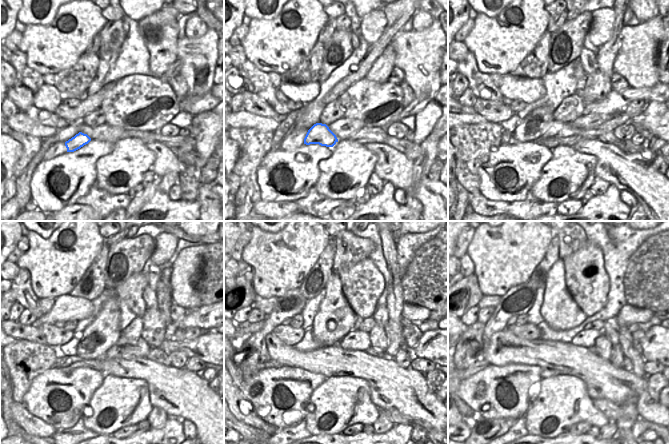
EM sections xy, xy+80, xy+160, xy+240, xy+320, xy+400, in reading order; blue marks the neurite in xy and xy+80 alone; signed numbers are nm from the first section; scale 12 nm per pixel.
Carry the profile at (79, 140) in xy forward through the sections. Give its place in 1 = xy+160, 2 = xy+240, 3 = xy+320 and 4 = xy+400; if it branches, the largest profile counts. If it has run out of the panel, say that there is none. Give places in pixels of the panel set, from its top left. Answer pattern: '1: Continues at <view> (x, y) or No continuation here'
1: Continues at xy+160 (553, 136)
2: Continues at xy+240 (124, 348)
3: Continues at xy+320 (356, 340)
4: Continues at xy+400 (586, 338)

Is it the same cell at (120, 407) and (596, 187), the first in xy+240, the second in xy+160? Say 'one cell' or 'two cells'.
two cells

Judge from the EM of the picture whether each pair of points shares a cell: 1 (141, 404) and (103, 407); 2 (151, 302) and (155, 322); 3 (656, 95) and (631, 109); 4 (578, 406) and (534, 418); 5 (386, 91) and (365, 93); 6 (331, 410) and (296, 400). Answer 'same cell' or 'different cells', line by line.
1: same cell
2: different cells
3: different cells
4: same cell
5: same cell
6: different cells

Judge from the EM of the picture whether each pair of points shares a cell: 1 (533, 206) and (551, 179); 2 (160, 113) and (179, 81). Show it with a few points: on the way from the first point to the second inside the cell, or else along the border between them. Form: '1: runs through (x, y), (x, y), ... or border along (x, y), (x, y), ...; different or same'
1: border along (530, 190), (536, 197), (544, 201), (557, 203); different
2: border along (165, 78), (178, 100); different

